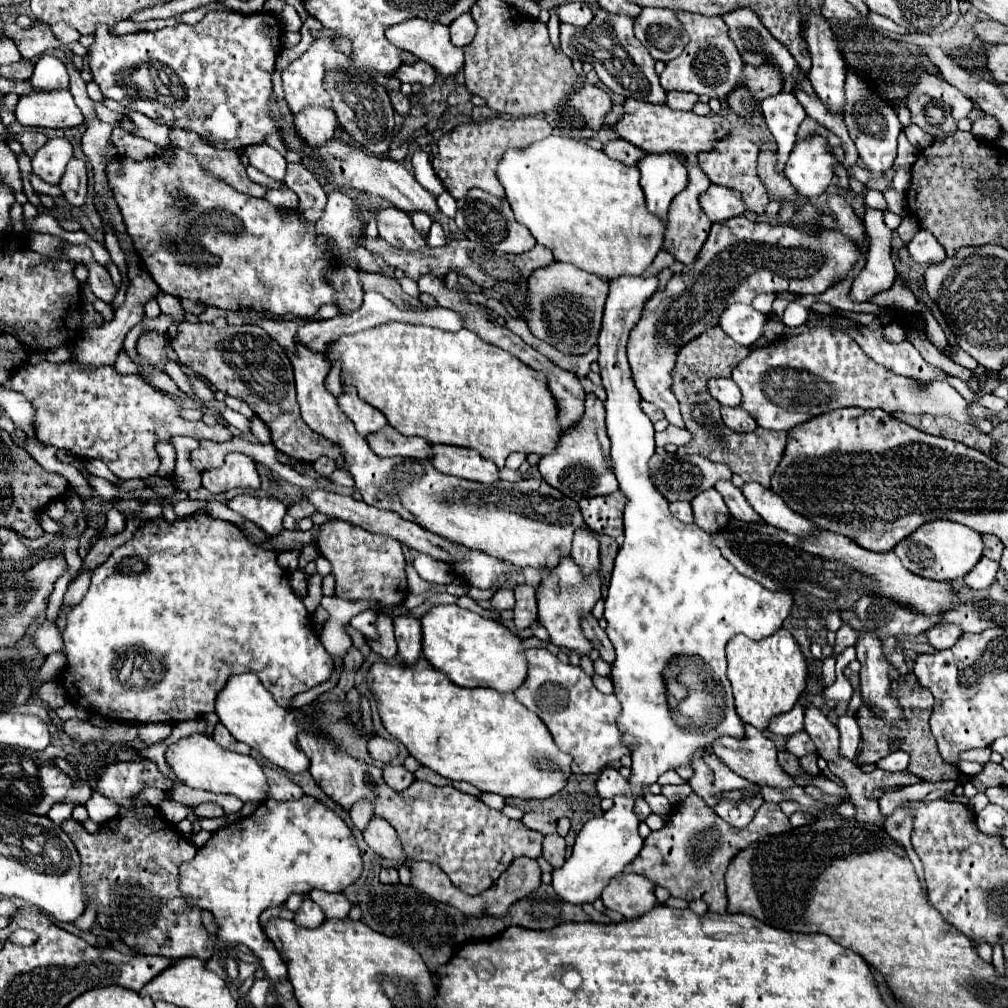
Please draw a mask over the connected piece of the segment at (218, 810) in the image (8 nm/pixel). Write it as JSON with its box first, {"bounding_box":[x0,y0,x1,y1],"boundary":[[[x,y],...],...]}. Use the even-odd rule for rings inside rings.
{"bounding_box":[194,803,224,819],"boundary":[[[202,803],[202,805],[196,805],[196,807],[194,807],[194,815],[196,815],[198,819],[206,819],[206,817],[222,817],[224,811],[222,811],[222,807],[216,805],[216,803]]]}

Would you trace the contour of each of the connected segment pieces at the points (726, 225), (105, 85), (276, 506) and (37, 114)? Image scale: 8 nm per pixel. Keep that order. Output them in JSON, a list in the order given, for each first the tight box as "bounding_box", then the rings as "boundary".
[{"bounding_box":[628,215,858,427],"boundary":[[[744,215],[716,221],[690,271],[674,273],[666,289],[656,291],[646,301],[642,317],[630,331],[628,361],[642,399],[656,403],[672,425],[684,427],[678,399],[672,393],[672,371],[676,355],[686,343],[704,333],[710,321],[718,323],[726,305],[750,305],[760,293],[824,293],[842,281],[858,259],[856,245],[834,229],[820,229],[808,235],[790,225],[752,223]]]},{"bounding_box":[88,9,282,149],"boundary":[[[210,9],[206,13],[206,17],[196,23],[196,25],[176,25],[176,27],[164,27],[160,31],[154,33],[134,33],[134,35],[114,35],[110,25],[98,25],[96,33],[94,33],[94,43],[88,47],[88,65],[92,71],[94,81],[100,85],[100,91],[106,99],[114,99],[120,105],[128,107],[128,109],[136,109],[140,113],[144,113],[146,117],[150,117],[152,121],[166,125],[166,127],[178,127],[184,131],[194,131],[202,137],[204,143],[218,147],[218,149],[244,149],[248,145],[254,143],[262,143],[264,135],[272,133],[276,127],[276,117],[270,115],[266,111],[266,105],[270,103],[270,93],[272,93],[272,73],[274,73],[274,61],[282,49],[282,41],[280,41],[280,21],[276,15],[272,13],[254,13],[254,15],[244,15],[244,13],[234,13],[234,11],[226,11],[226,9]]]},{"bounding_box":[228,495,286,535],"boundary":[[[238,495],[228,501],[228,507],[256,523],[266,535],[278,535],[284,529],[282,517],[286,515],[286,505],[274,497]]]},{"bounding_box":[14,89,84,129],"boundary":[[[30,89],[30,93],[20,95],[14,115],[24,127],[68,129],[84,123],[84,117],[68,89]]]}]

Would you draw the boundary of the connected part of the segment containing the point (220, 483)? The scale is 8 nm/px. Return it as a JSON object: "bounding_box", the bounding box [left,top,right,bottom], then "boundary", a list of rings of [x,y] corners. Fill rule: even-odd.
{"bounding_box":[202,453,260,493],"boundary":[[[228,453],[226,463],[218,469],[202,473],[202,487],[212,493],[224,493],[234,487],[260,489],[260,477],[252,457],[242,453]]]}

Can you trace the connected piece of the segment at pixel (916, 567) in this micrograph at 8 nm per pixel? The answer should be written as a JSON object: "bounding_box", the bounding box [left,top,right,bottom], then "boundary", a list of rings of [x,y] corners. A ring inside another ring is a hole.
{"bounding_box":[894,519,982,581],"boundary":[[[936,519],[932,523],[920,525],[914,533],[904,537],[896,547],[894,553],[900,557],[902,565],[920,577],[926,579],[938,579],[938,581],[952,581],[952,579],[962,579],[982,557],[982,539],[980,533],[974,529],[946,521],[946,519]]]}

